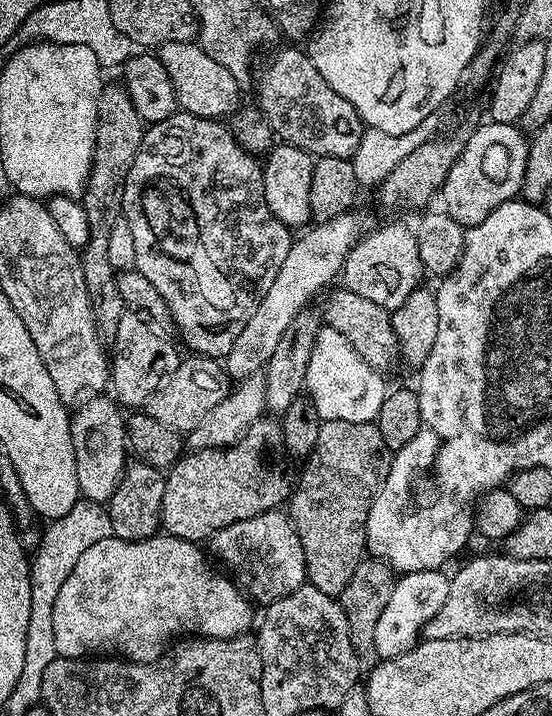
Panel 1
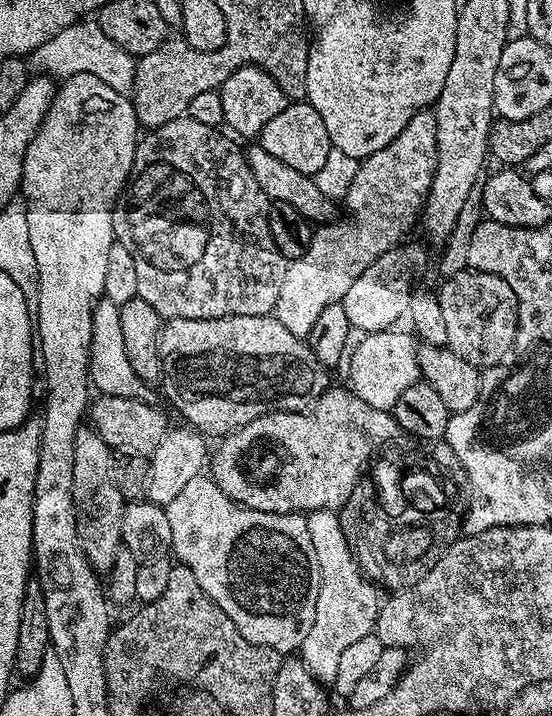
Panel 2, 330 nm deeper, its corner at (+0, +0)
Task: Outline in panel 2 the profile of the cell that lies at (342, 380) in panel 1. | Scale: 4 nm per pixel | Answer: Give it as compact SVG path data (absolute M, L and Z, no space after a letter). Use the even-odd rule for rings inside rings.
M400 330L361 335L356 349L354 344L346 360L350 391L362 398L362 402L367 402L375 408L392 409L394 402L398 402L402 390L421 379L420 363L416 357L417 341L411 335L408 337L406 333L396 331Z

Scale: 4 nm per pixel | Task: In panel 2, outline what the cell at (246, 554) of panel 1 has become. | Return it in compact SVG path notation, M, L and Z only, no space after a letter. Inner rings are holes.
M201 474L190 478L190 482L186 482L185 488L175 495L174 502L170 502L164 508L164 512L167 521L170 522L170 550L173 552L171 555L194 573L194 578L198 578L198 586L202 586L204 593L220 607L222 614L226 614L226 618L230 618L230 622L234 622L238 634L242 634L242 638L246 638L246 642L250 642L251 644L270 646L282 654L295 653L297 649L299 649L301 642L306 638L306 634L310 634L310 626L314 626L316 595L318 594L318 586L320 585L318 558L314 558L314 546L310 542L307 515L297 514L295 512L278 514L277 512L263 512L262 510L245 508L243 504L233 502L232 499L218 487L211 475L208 474Z

